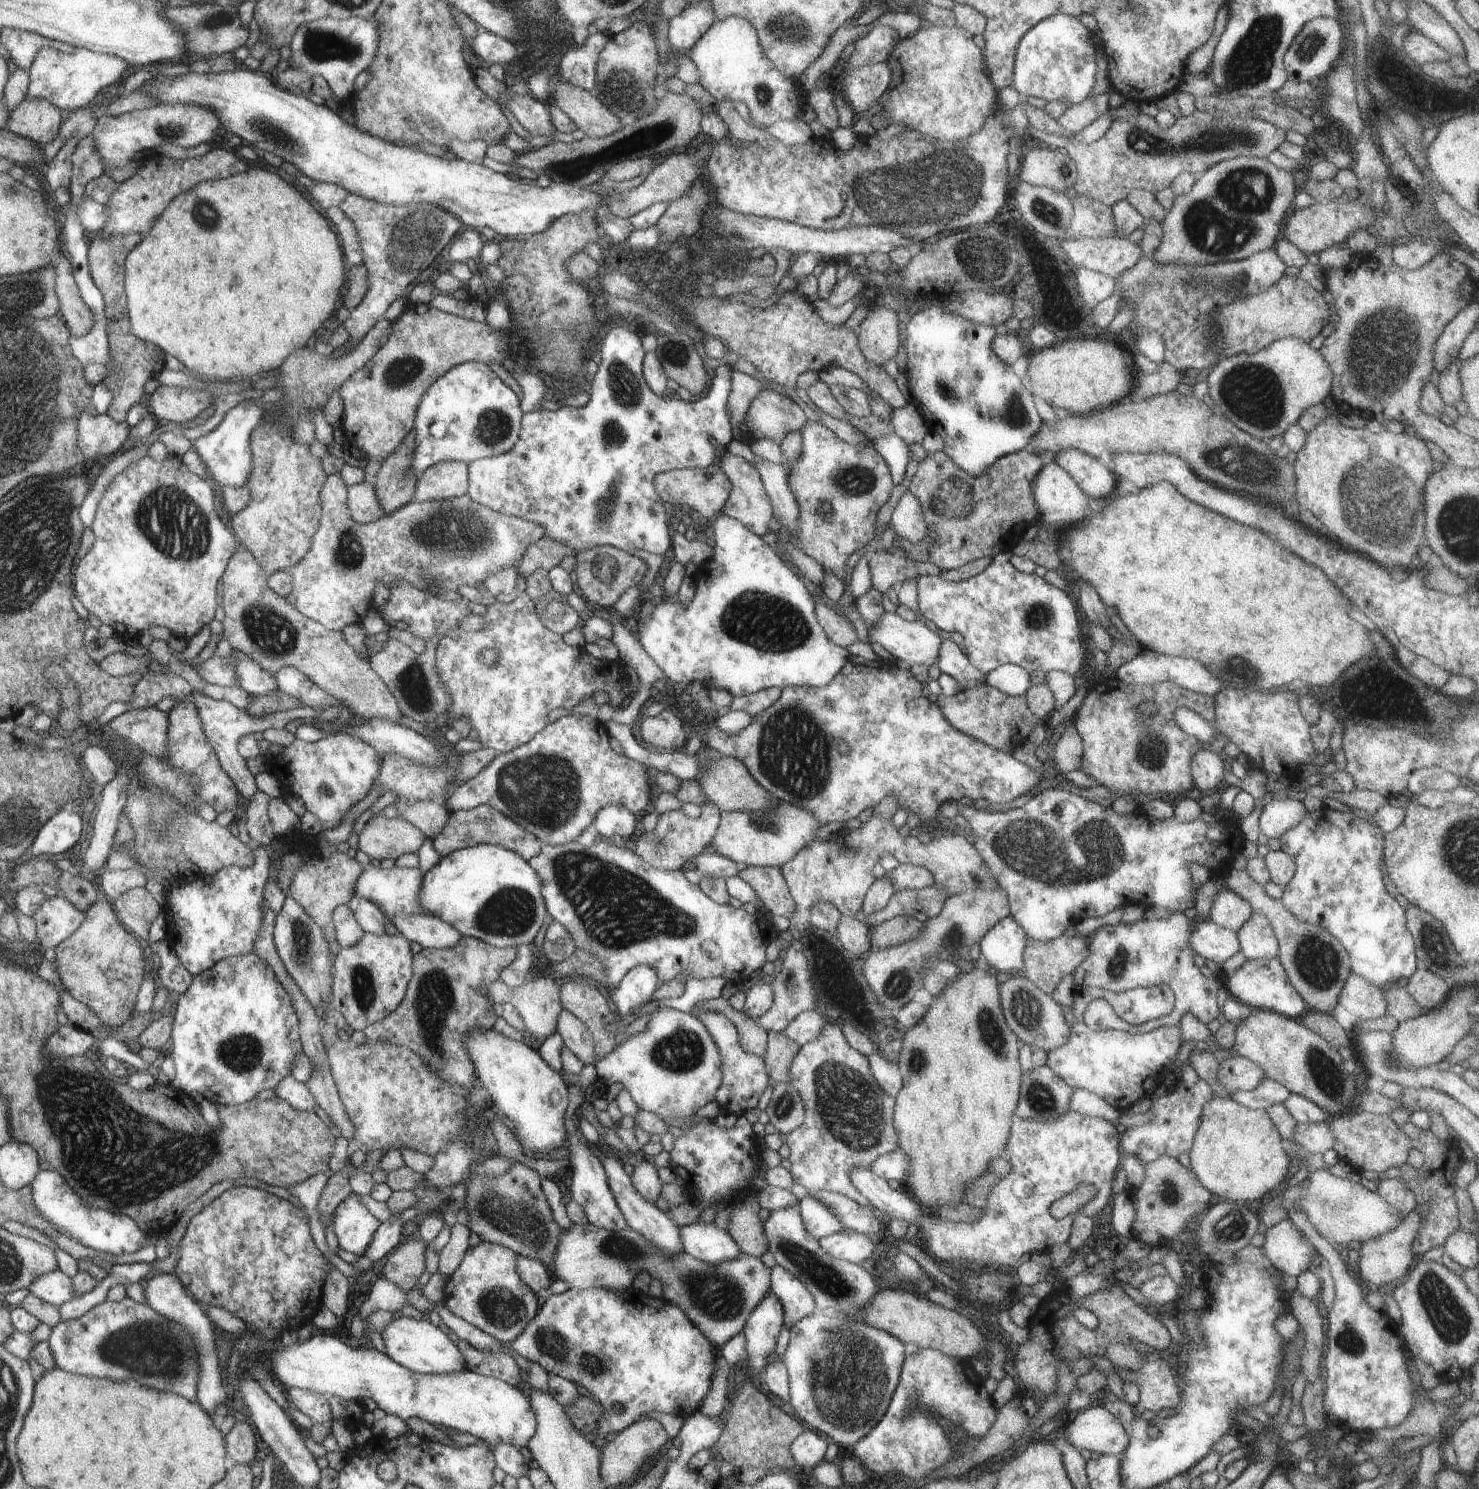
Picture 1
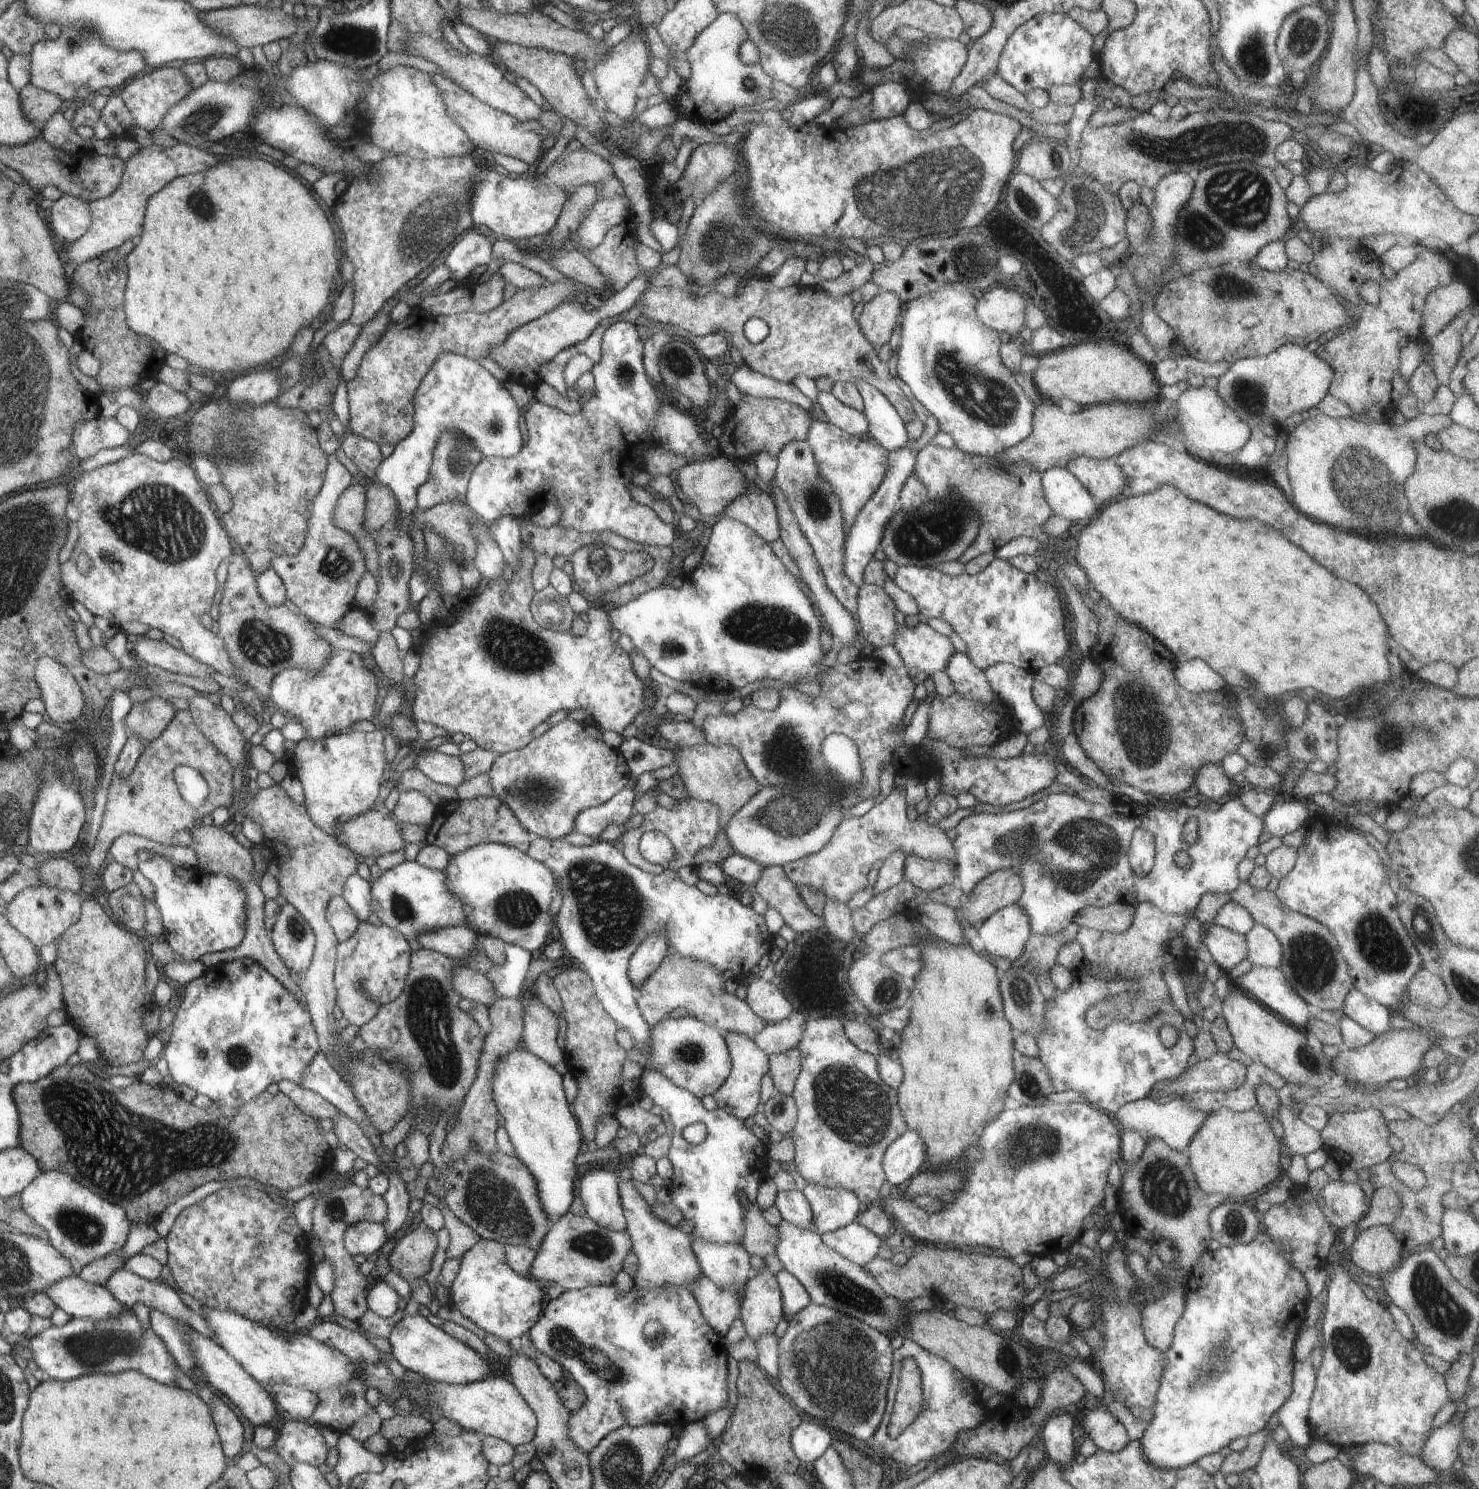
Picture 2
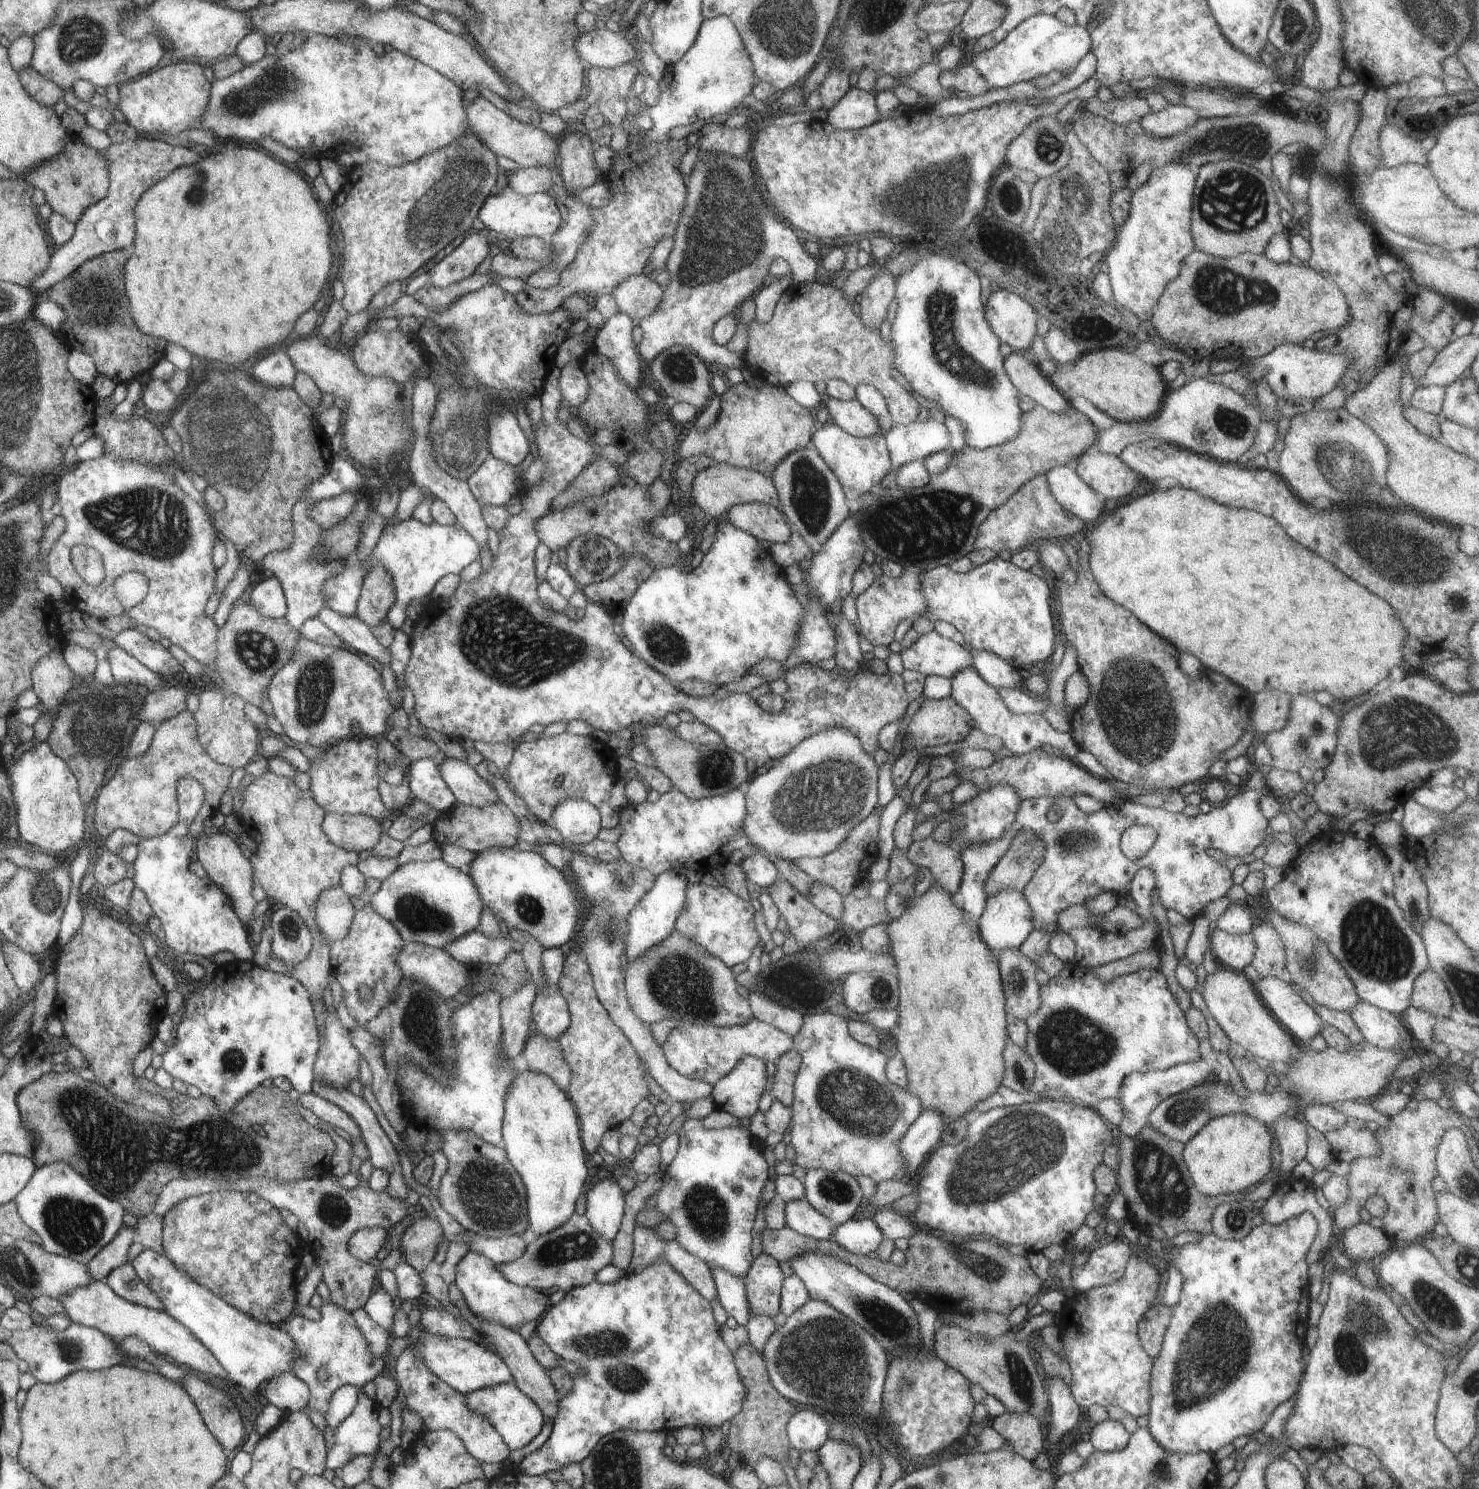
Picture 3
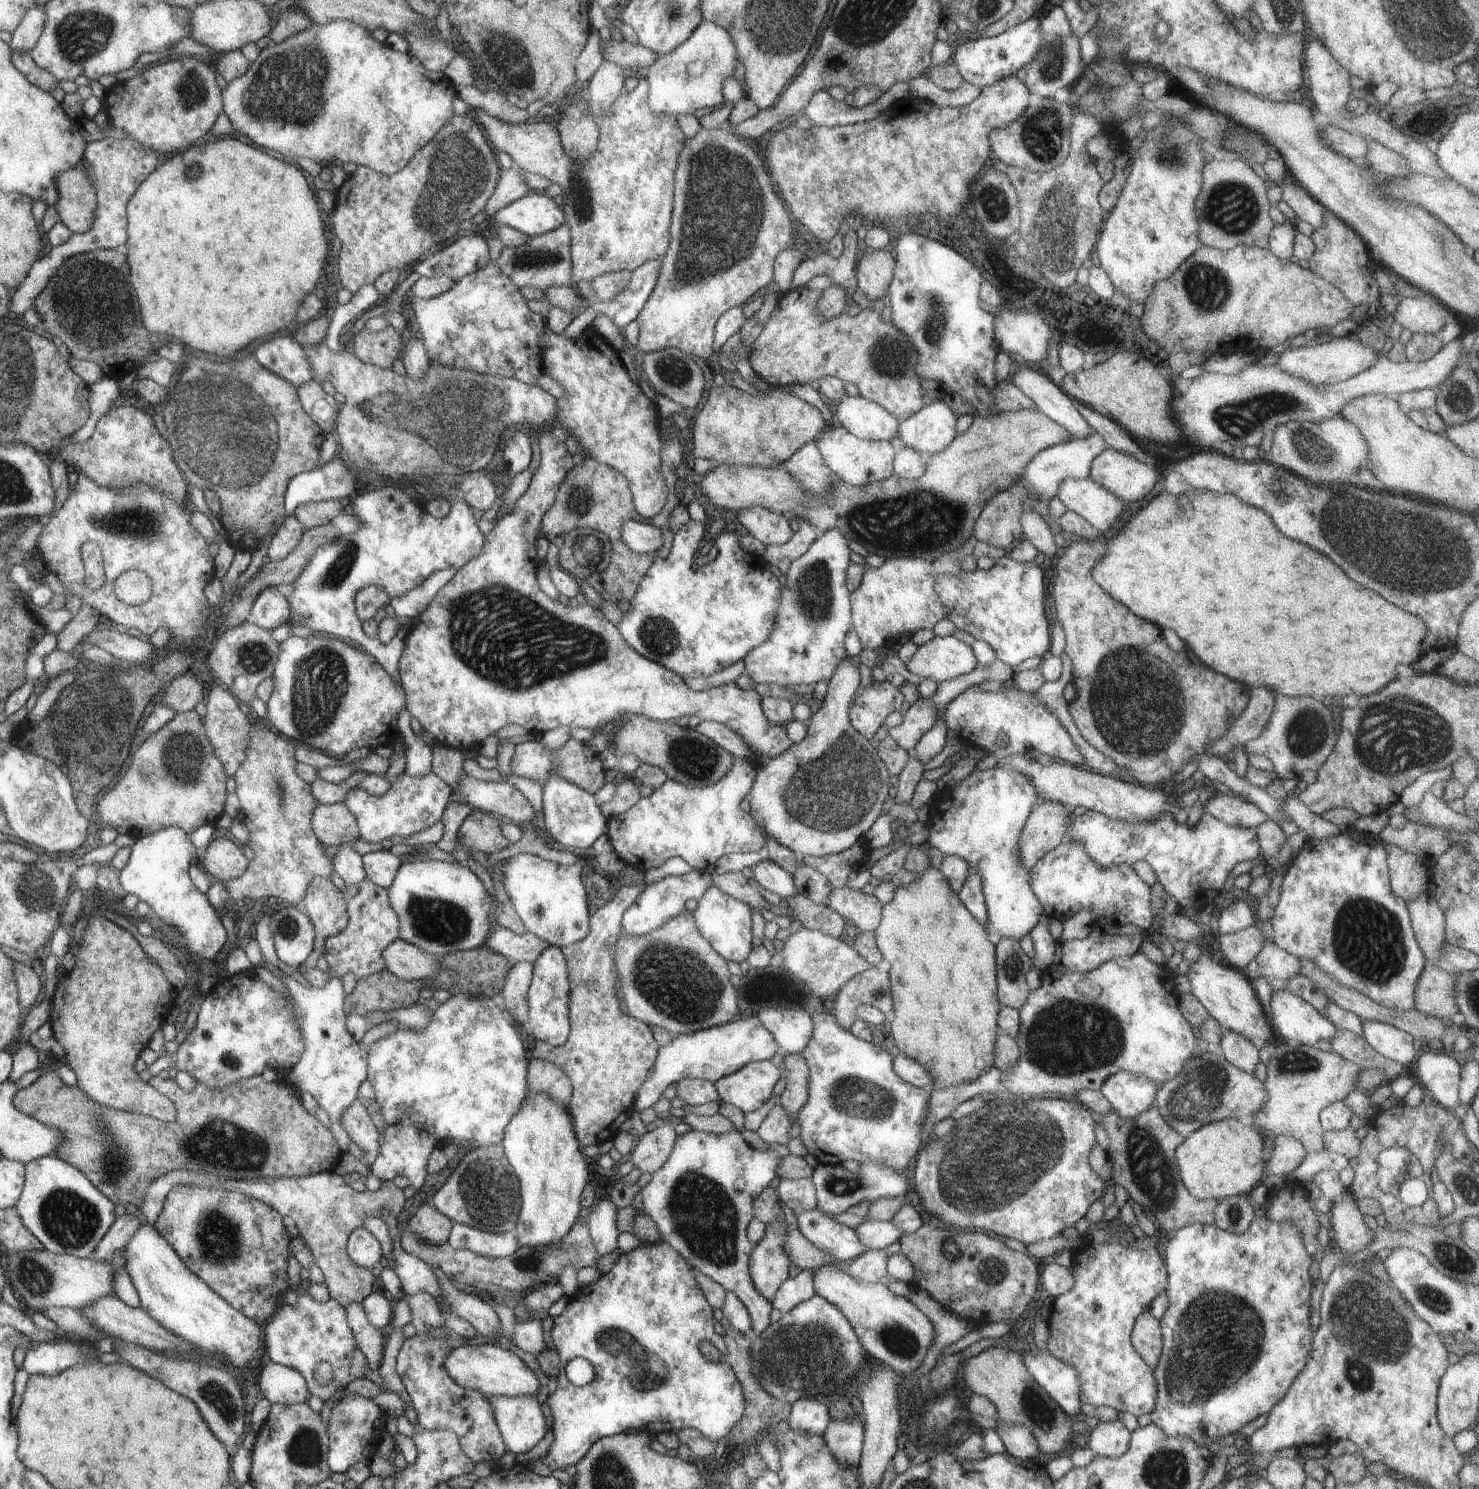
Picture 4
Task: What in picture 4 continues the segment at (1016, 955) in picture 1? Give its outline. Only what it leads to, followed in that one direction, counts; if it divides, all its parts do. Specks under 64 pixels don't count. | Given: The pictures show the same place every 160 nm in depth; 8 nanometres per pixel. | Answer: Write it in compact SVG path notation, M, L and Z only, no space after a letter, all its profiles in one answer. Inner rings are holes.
M995 766L993 769L968 775L951 789L942 794L946 796L944 804L940 802L938 806L932 808L932 814L930 814L932 824L929 827L929 839L926 845L937 848L947 855L958 855L970 867L976 867L979 870L987 906L987 924L999 932L1003 938L1008 937L1019 942L1044 916L1041 902L1036 898L1030 886L1030 871L1020 864L1017 851L1021 830L1040 801L1032 780L1018 772Z

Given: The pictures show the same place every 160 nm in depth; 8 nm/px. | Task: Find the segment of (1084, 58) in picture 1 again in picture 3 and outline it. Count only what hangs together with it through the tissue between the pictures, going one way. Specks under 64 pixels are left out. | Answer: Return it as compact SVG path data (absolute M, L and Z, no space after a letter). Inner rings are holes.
M1037 14L1021 22L1002 42L988 50L973 54L970 62L983 74L992 87L1007 87L1034 80L1036 76L1058 77L1072 72L1082 58L1091 51L1092 41L1084 25L1067 25L1054 15Z

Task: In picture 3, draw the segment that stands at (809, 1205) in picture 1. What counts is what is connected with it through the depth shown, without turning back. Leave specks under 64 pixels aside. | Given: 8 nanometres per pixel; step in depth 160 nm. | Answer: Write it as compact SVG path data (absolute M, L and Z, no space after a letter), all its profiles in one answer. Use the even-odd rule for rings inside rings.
M810 1169L801 1177L805 1186L804 1199L835 1225L854 1218L863 1205L862 1189L852 1175Z

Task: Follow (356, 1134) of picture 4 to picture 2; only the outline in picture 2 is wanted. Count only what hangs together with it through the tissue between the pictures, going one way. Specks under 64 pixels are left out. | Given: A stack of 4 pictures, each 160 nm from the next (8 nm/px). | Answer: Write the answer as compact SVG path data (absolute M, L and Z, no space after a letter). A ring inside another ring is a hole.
M280 1081L278 1082L279 1092L292 1098L292 1102L299 1106L306 1114L311 1114L314 1118L323 1119L330 1118L331 1120L339 1117L339 1109L335 1107L323 1095L316 1094L316 1091L311 1091L307 1087L292 1082Z

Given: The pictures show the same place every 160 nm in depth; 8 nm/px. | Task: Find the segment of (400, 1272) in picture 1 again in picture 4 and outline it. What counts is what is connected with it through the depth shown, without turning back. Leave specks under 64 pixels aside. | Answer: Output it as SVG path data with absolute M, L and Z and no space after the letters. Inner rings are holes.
M425 1201L410 1218L408 1230L422 1241L442 1246L450 1240L454 1224L454 1220L442 1214L432 1203Z

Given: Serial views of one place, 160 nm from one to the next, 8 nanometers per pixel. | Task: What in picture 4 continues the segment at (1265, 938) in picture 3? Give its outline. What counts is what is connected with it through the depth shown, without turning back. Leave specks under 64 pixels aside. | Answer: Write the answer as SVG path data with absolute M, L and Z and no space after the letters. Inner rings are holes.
M1265 940L1262 950L1248 964L1245 972L1255 977L1262 976L1267 980L1275 978L1289 979L1300 974L1301 960L1276 943Z

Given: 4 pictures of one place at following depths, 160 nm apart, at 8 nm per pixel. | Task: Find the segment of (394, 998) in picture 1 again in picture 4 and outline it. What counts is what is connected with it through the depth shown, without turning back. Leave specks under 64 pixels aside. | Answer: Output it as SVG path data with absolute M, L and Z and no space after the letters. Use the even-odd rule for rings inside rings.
M365 878L359 885L359 891L346 899L348 926L335 937L325 942L324 958L329 964L330 974L339 979L344 974L354 974L358 979L364 979L373 974L383 972L387 968L383 957L384 949L399 938L399 916L392 908L389 892Z

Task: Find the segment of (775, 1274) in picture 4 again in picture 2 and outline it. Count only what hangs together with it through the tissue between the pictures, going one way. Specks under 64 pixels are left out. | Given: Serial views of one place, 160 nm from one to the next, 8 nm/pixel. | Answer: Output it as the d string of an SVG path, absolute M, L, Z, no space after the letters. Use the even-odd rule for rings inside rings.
M768 1268L748 1279L739 1319L745 1334L754 1342L762 1335L774 1333L782 1320L782 1301L777 1276L768 1272Z

